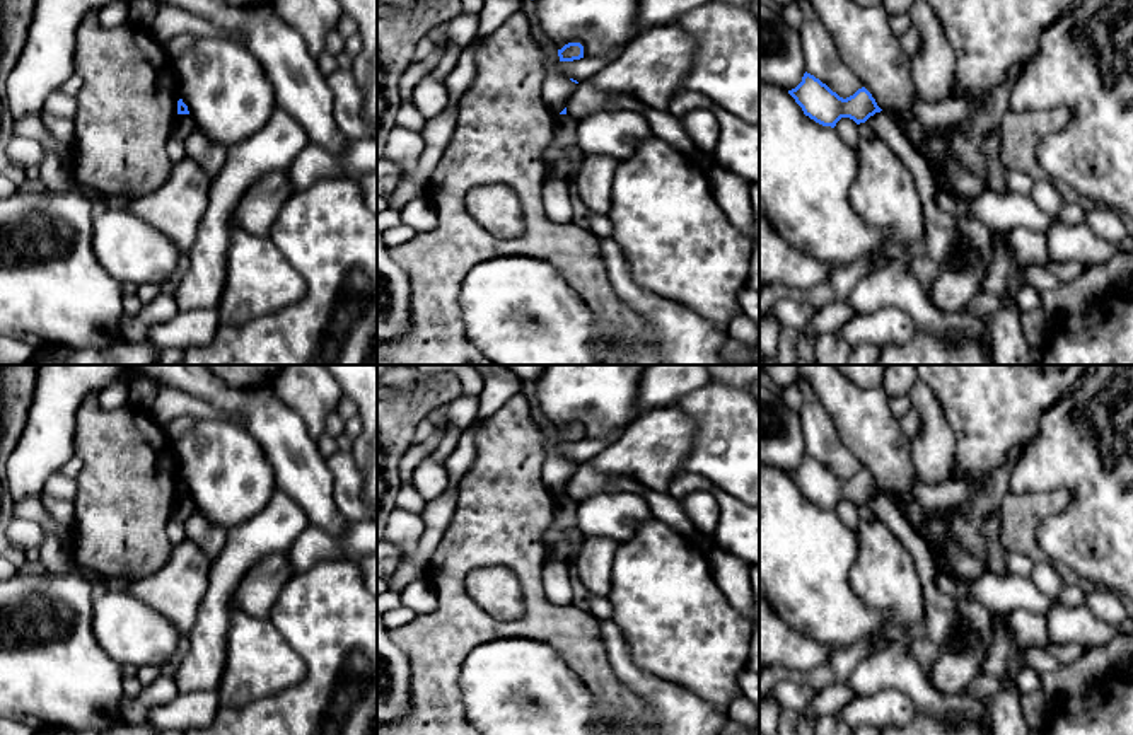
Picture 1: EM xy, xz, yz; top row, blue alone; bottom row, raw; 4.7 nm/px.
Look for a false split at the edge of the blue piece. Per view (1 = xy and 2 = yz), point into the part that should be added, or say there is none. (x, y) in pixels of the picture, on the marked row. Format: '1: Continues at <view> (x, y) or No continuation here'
1: No continuation here
2: No continuation here

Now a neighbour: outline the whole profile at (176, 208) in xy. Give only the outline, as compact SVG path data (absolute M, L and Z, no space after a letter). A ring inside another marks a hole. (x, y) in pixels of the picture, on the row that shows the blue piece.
M188 155L155 191L131 200L128 211L169 237L184 254L195 244L210 205L212 177Z

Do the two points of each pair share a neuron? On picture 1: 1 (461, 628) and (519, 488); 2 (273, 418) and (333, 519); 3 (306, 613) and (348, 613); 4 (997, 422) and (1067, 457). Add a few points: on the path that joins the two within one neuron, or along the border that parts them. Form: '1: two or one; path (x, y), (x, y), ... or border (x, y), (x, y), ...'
1: one; path (456, 594), (456, 558), (492, 522)
2: one; path (287, 444), (314, 493)
3: one; path (316, 613), (338, 613)
4: two; border (1055, 405), (1041, 416), (1040, 432), (1007, 466)

